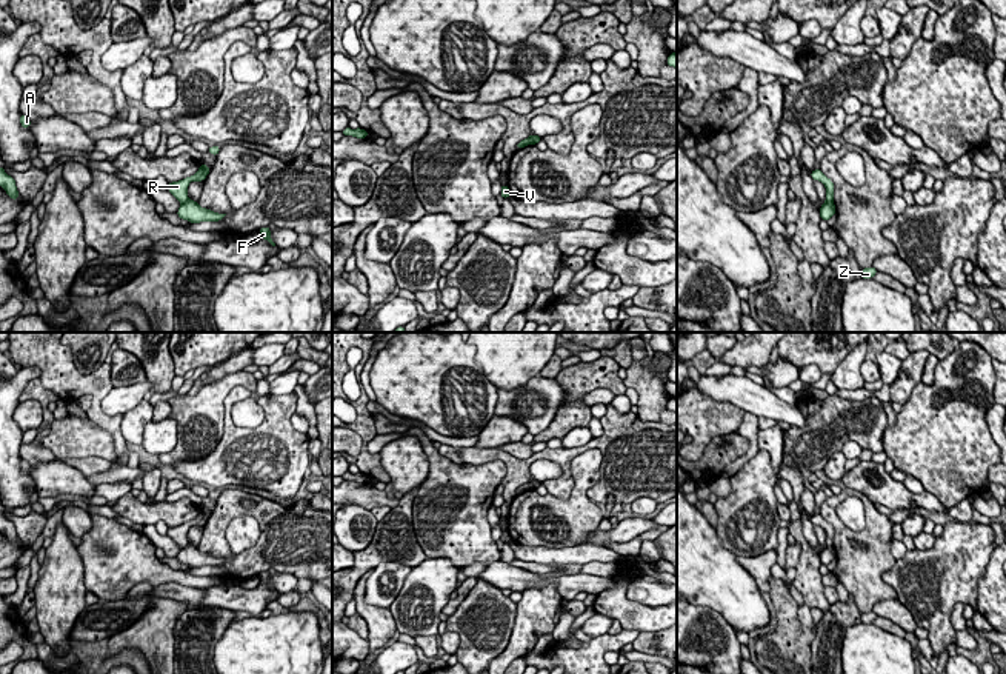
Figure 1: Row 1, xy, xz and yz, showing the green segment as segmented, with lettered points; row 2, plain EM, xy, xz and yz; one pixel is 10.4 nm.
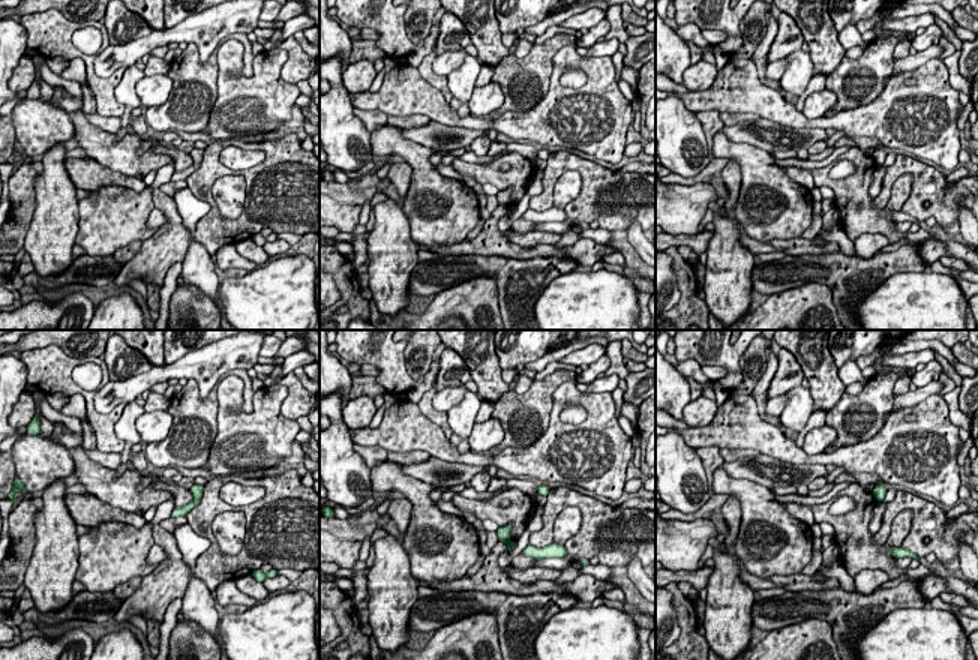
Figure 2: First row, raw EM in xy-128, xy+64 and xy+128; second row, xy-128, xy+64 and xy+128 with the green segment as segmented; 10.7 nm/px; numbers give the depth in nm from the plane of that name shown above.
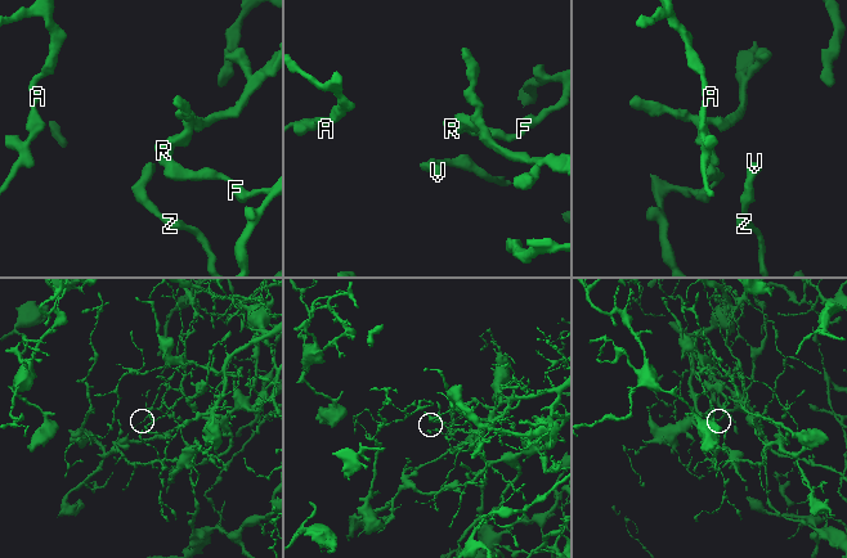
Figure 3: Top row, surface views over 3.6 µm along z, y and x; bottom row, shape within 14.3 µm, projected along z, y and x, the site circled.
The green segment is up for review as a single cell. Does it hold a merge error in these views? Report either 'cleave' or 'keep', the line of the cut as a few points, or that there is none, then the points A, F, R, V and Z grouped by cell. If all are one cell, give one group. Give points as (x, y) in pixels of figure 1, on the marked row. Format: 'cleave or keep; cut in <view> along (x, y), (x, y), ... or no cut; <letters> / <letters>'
cleave; cut in xy along (188, 199), (182, 203); A F V Z / R

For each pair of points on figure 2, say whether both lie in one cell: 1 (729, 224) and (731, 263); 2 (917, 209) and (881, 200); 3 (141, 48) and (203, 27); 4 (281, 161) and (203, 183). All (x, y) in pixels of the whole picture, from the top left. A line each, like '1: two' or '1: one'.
1: one
2: one
3: one
4: one

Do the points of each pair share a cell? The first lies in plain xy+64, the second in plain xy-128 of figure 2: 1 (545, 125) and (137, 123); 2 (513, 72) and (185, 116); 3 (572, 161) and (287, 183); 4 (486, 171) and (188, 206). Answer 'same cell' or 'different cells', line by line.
1: different cells
2: same cell
3: same cell
4: different cells

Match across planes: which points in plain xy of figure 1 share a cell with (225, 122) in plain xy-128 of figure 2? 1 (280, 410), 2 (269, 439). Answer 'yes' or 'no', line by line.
1: yes
2: yes

